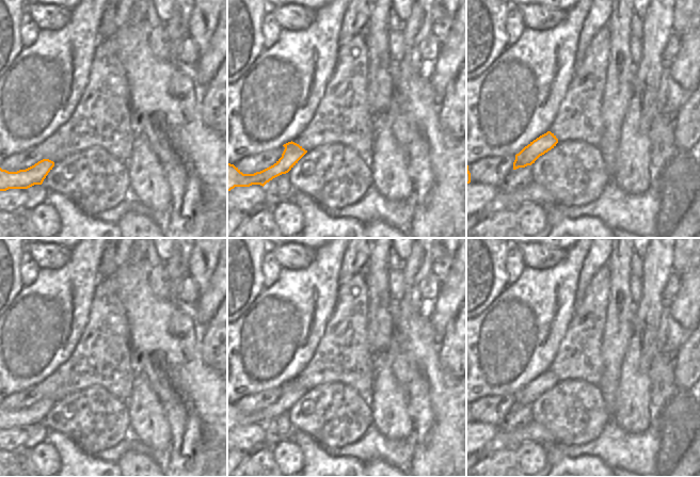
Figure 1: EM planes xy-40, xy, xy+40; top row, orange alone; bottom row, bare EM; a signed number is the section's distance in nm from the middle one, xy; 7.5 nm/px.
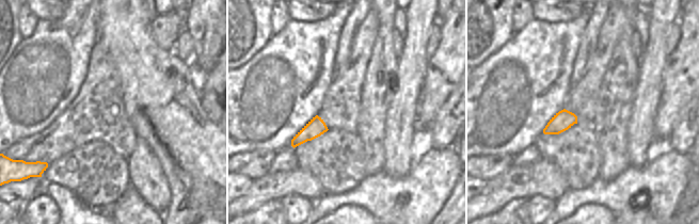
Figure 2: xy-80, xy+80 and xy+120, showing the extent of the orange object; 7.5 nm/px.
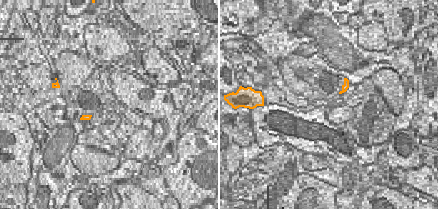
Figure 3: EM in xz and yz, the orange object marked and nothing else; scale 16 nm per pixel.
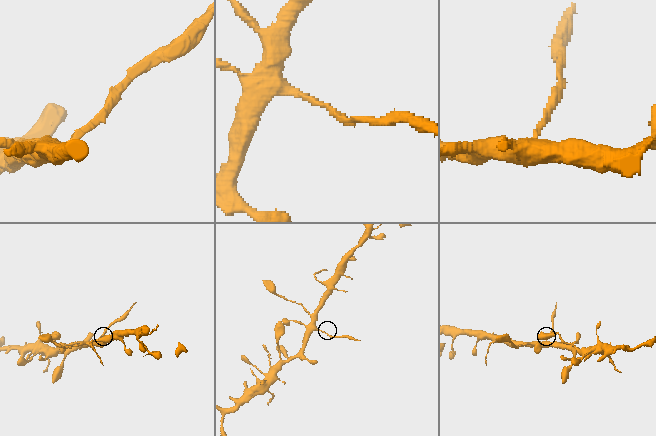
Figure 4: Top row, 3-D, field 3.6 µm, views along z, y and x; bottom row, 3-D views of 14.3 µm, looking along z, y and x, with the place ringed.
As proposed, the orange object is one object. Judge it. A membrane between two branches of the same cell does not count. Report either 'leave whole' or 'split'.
split

